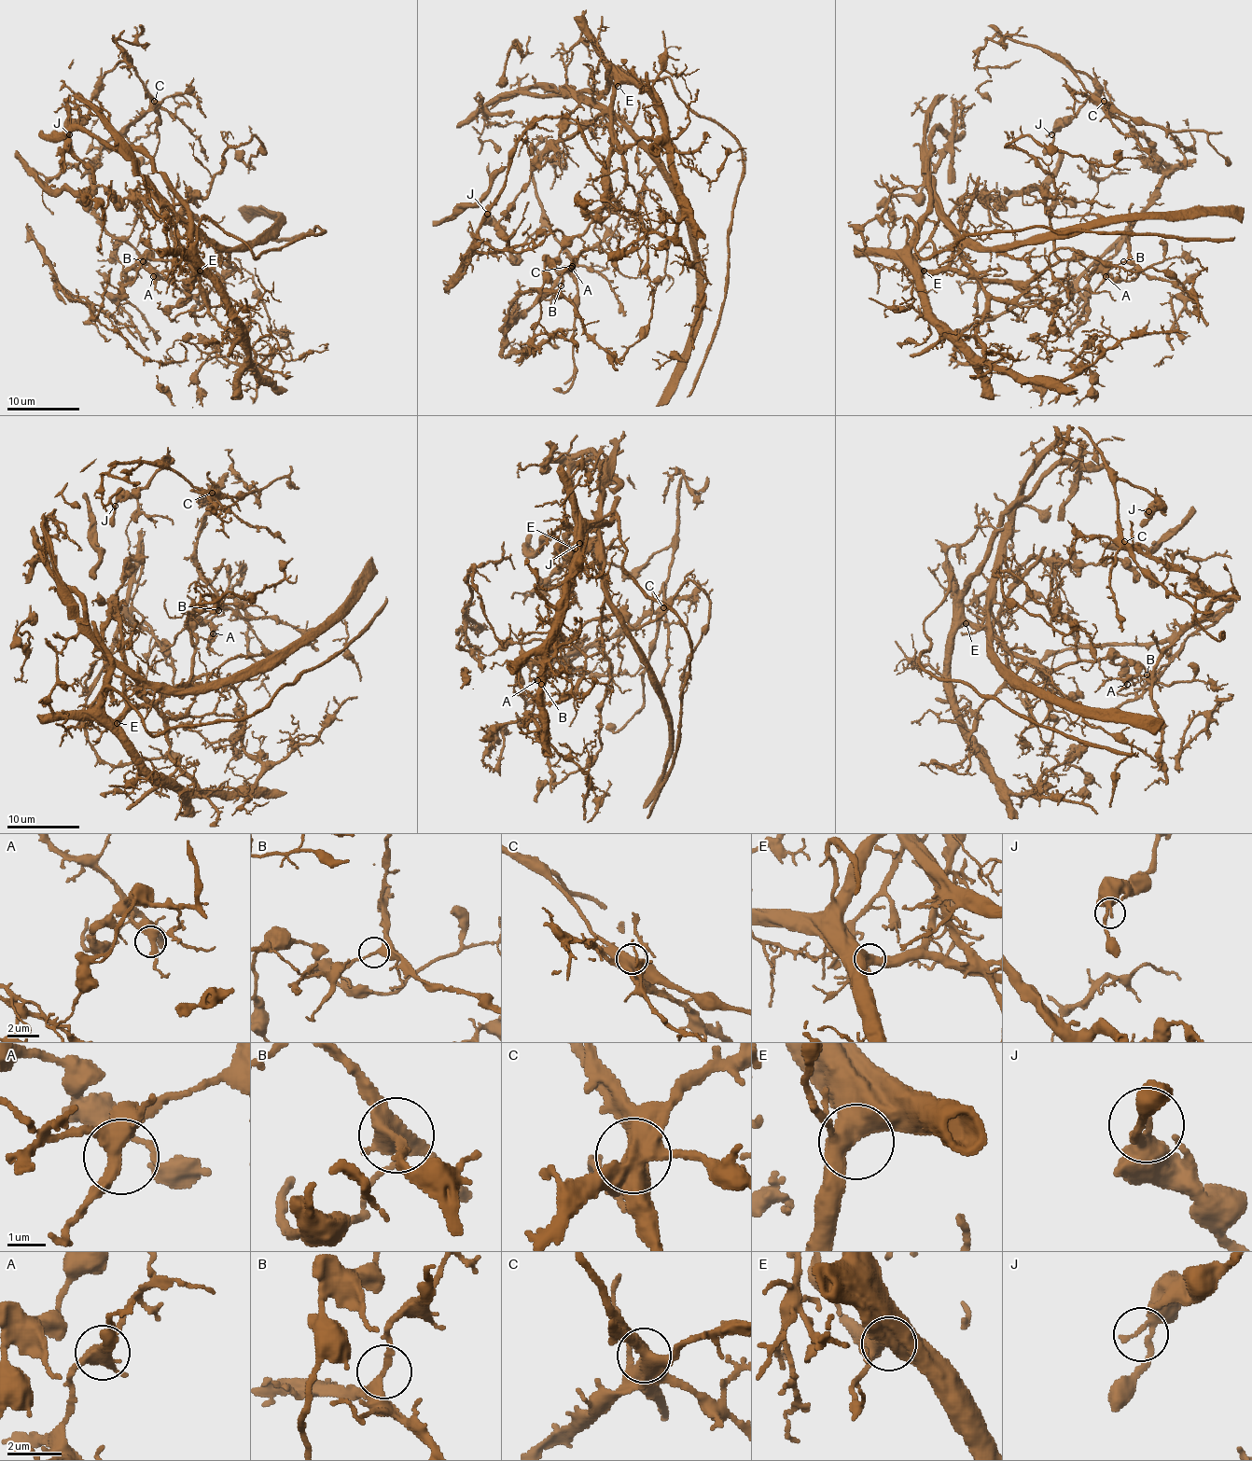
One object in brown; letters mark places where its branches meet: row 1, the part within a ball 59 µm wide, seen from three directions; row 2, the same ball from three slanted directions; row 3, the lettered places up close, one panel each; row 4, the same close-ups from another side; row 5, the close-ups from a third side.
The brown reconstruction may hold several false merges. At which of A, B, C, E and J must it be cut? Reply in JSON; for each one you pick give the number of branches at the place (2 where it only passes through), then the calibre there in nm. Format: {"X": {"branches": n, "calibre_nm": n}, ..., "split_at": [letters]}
{"B": {"branches": 2, "calibre_nm": 280}, "C": {"branches": 3, "calibre_nm": 500}, "split_at": ["B", "C"]}

